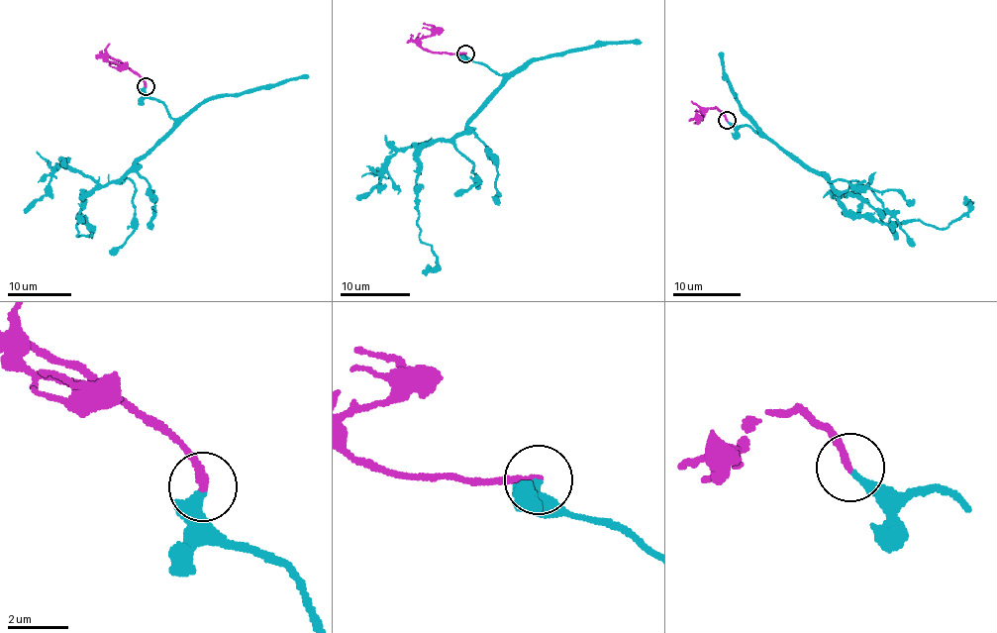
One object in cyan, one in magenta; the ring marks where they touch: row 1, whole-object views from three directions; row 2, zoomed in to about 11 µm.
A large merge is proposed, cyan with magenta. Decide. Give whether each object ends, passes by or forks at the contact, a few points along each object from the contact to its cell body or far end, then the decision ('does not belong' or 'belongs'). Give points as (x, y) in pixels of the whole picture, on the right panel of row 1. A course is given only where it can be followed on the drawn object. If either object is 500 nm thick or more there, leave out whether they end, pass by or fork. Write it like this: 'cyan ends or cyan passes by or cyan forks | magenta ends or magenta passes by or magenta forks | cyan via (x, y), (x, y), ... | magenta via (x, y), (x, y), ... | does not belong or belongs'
cyan ends | magenta ends | cyan via (727, 121), (765, 136), (823, 172), (850, 215), (947, 228), (970, 200) | magenta via (727, 121), (723, 113), (709, 108), (688, 121) | belongs

